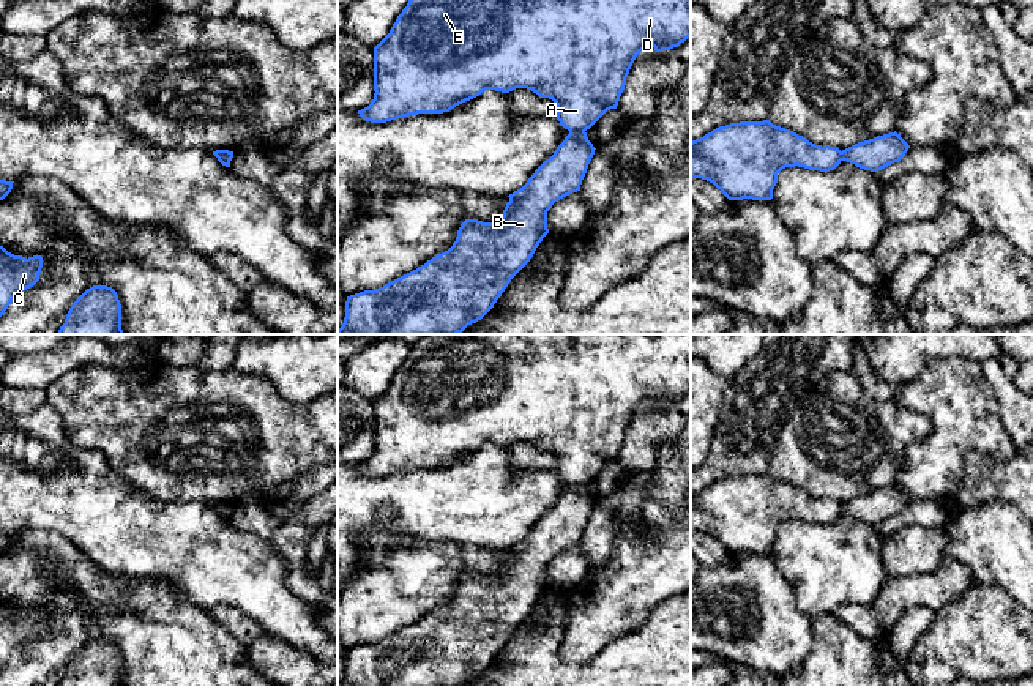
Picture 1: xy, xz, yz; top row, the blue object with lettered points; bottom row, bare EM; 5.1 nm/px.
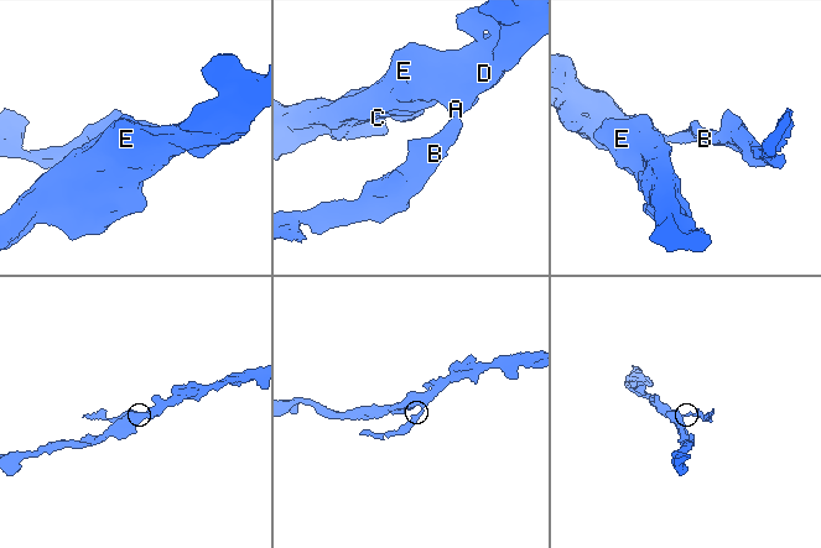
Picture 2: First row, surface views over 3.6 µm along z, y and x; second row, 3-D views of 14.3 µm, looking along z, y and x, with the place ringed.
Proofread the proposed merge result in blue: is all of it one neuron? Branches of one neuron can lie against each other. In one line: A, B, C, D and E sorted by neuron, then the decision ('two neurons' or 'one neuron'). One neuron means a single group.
A C D E / B | two neurons

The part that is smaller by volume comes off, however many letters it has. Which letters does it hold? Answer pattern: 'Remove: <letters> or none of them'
Remove: B

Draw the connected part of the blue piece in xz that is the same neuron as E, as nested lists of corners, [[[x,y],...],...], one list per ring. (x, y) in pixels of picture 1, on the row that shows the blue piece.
[[[408,0],[390,33],[374,47],[374,99],[358,110],[371,123],[386,123],[418,114],[443,114],[479,96],[486,90],[509,93],[527,88],[557,104],[557,120],[569,132],[590,129],[607,110],[617,109],[626,77],[636,57],[654,47],[656,52],[678,47],[691,36],[691,0]]]

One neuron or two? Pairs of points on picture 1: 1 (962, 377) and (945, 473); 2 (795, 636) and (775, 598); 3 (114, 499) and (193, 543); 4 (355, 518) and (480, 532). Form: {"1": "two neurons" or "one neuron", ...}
{"1": "one neuron", "2": "one neuron", "3": "one neuron", "4": "one neuron"}

